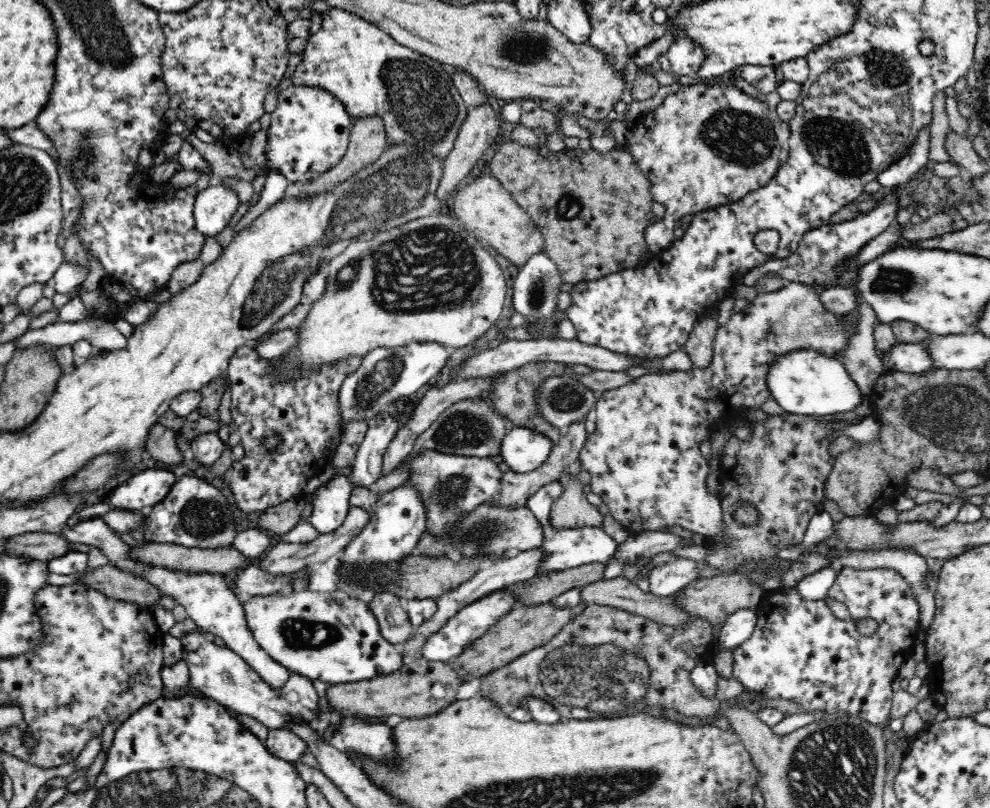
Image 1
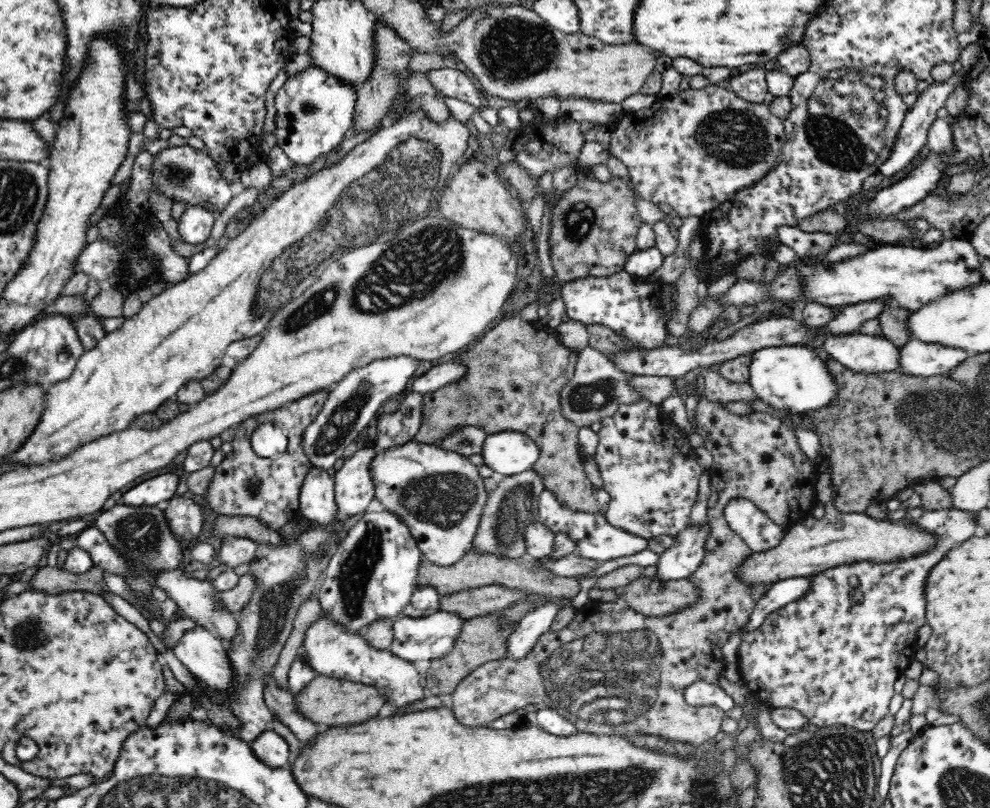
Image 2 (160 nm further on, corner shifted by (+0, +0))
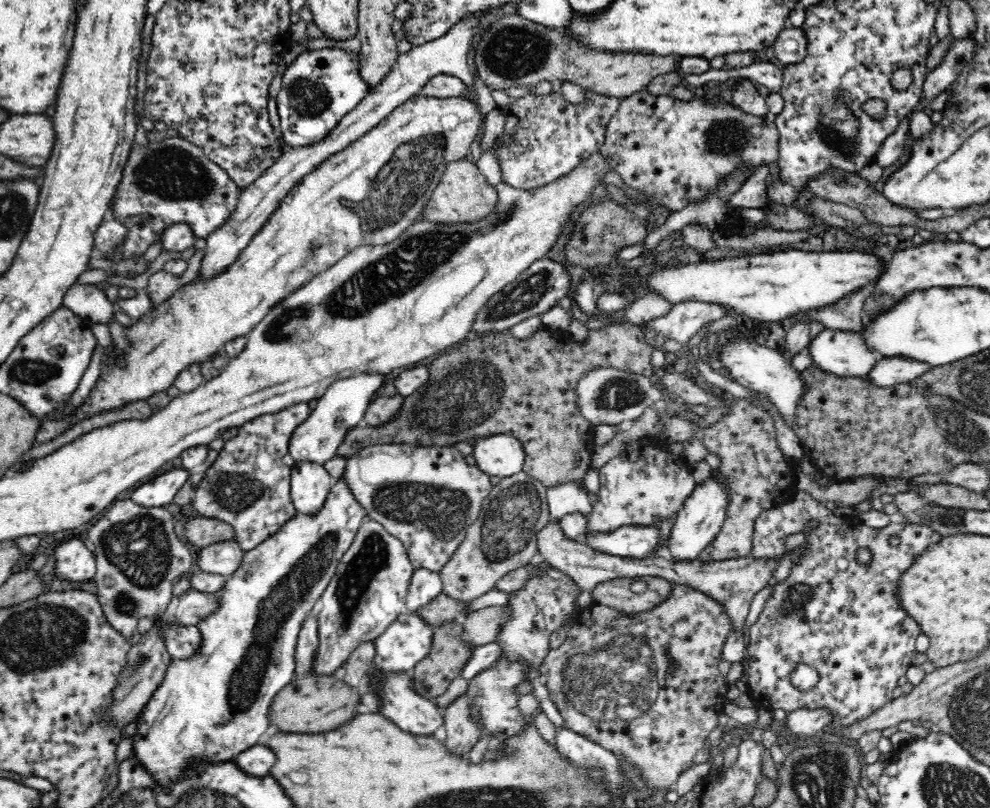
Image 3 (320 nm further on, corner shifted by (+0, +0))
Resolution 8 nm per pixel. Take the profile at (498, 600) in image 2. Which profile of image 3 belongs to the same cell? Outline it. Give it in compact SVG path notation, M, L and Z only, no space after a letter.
M440 593L432 602L428 602L428 604L414 610L414 612L410 611L410 613L418 615L420 619L424 619L426 625L435 628L444 622L452 621L456 614L460 615L460 612L466 606L468 606L468 602L458 601L444 593Z

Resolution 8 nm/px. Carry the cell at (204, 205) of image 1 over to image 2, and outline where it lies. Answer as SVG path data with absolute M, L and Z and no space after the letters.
M187 208L177 222L177 231L184 243L198 245L210 237L215 215L206 208Z

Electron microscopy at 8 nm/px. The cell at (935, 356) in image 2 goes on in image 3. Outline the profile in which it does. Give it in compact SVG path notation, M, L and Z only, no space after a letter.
M904 357L880 359L862 379L868 379L872 385L880 388L910 383L916 376L930 370L928 363L910 361Z

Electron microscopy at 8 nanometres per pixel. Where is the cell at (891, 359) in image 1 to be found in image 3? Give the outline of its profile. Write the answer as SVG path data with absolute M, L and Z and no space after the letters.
M818 328L814 331L806 350L811 359L810 366L839 377L862 377L880 360L880 355L868 351L864 339L860 339L860 335L856 335L854 331Z

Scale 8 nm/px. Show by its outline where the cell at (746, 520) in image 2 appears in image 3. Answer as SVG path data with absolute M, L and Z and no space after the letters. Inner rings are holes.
M798 490L786 504L764 510L756 518L753 530L754 545L749 556L764 561L778 561L784 554L784 536L797 532L805 534L802 554L798 560L792 561L784 580L777 580L772 572L766 584L772 587L772 592L751 627L752 645L747 648L748 655L752 656L748 670L748 694L757 708L771 711L782 708L786 713L790 713L798 709L827 708L836 717L834 728L838 731L864 719L875 712L876 708L882 708L893 700L898 680L906 675L916 653L916 638L921 634L920 625L913 621L912 617L908 617L906 611L896 602L894 588L902 572L912 564L912 560L943 536L938 534L938 531L932 531L928 525L909 525L896 521L884 528L868 527L851 516L837 517L834 509L828 509L806 491ZM811 522L814 522L815 526L806 529ZM890 534L900 537L898 546L888 543ZM862 546L872 552L869 567L864 567L856 561L856 550ZM796 664L808 664L820 673L821 682L810 692L799 692L792 686L790 674Z

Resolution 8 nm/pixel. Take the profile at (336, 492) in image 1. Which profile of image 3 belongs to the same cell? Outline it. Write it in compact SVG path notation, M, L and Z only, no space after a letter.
M296 461L290 472L290 498L297 512L316 514L324 506L334 481L322 464Z

